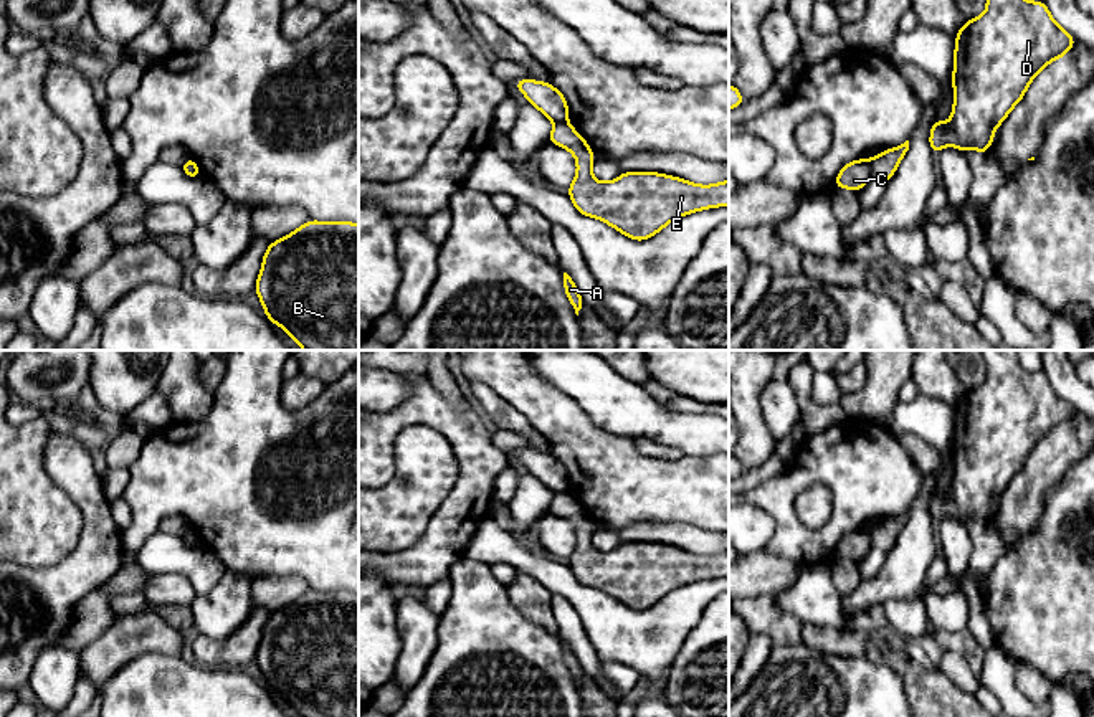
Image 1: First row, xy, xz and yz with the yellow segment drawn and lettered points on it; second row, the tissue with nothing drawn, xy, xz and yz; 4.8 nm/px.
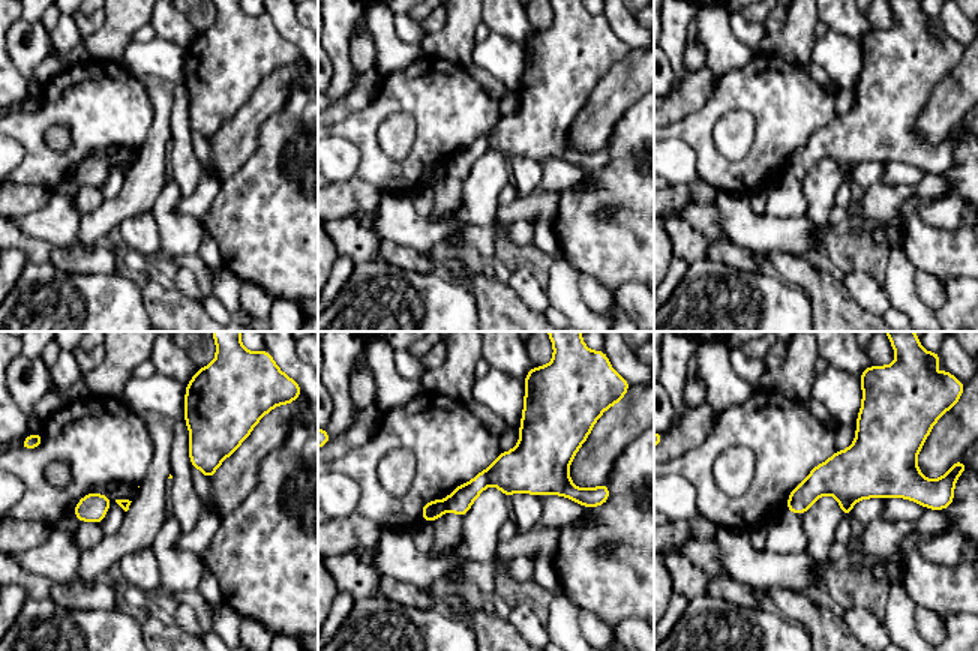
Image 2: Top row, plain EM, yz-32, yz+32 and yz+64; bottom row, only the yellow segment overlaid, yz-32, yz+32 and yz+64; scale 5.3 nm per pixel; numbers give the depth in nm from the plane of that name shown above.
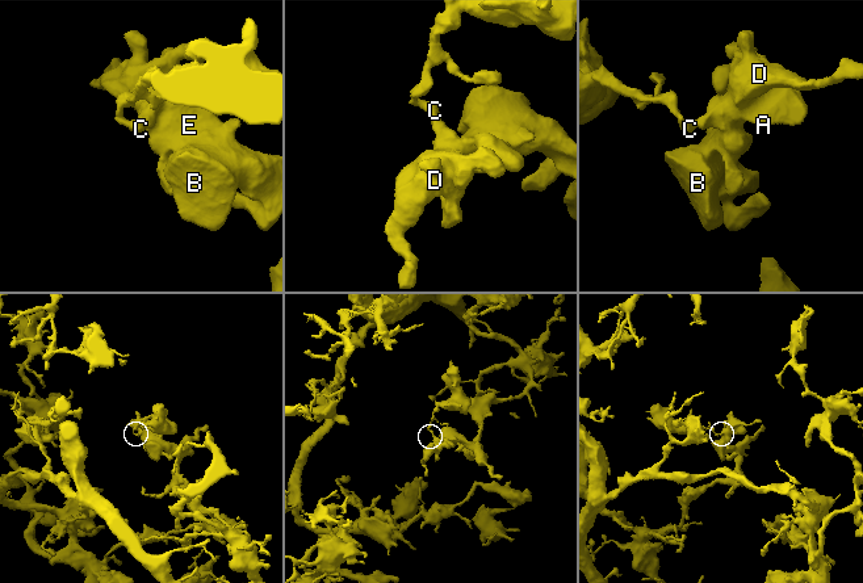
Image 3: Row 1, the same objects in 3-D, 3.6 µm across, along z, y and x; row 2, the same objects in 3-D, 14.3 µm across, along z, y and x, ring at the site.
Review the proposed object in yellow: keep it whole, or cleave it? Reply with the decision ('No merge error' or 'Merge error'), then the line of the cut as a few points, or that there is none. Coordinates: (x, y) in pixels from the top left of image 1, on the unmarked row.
Merge error. Split along yz (870, 529), (870, 542), (873, 546)

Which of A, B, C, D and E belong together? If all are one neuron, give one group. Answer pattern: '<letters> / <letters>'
A B D E / C

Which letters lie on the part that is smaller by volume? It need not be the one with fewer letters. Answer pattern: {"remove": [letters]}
{"remove": ["C"]}

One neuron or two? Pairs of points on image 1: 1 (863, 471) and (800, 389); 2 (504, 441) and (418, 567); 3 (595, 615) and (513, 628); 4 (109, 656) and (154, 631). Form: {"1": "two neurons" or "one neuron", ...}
{"1": "two neurons", "2": "two neurons", "3": "two neurons", "4": "one neuron"}

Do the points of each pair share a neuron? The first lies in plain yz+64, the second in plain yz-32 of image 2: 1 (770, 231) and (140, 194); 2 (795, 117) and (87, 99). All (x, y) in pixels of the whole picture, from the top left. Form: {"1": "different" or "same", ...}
{"1": "different", "2": "same"}

